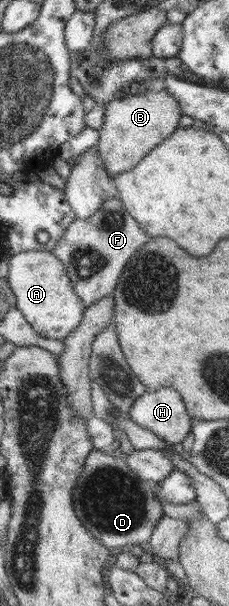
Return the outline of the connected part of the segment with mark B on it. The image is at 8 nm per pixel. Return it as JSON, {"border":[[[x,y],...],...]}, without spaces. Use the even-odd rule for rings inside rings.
{"border":[[[160,86],[147,89],[138,95],[127,95],[105,105],[104,121],[99,130],[99,143],[95,147],[106,171],[113,178],[128,171],[179,127],[182,111],[178,102]]]}

